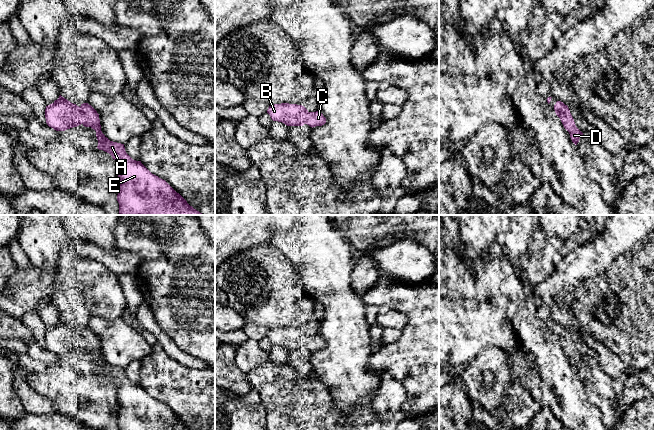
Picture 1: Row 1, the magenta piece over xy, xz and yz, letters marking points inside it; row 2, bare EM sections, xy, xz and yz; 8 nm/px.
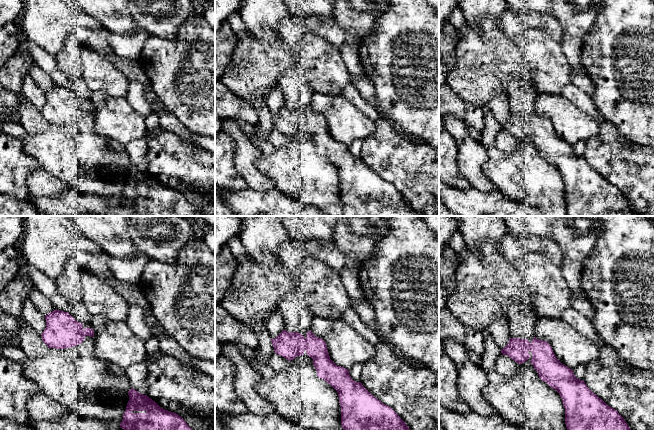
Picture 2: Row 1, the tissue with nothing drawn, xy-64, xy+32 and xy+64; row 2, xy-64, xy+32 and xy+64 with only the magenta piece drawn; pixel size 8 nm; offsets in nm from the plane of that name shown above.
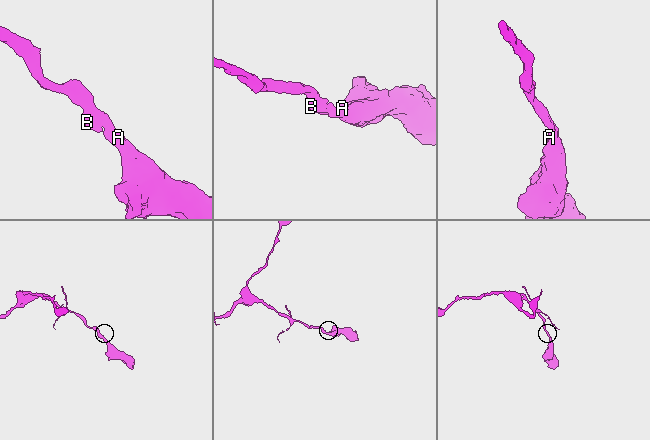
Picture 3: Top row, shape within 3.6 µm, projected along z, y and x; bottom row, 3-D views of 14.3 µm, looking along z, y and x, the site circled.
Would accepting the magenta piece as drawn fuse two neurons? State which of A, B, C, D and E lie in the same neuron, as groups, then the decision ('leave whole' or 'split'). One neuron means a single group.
groups A B C D E; leave whole

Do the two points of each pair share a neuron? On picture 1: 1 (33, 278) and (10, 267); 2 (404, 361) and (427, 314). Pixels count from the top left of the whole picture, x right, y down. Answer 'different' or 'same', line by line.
1: different
2: same

